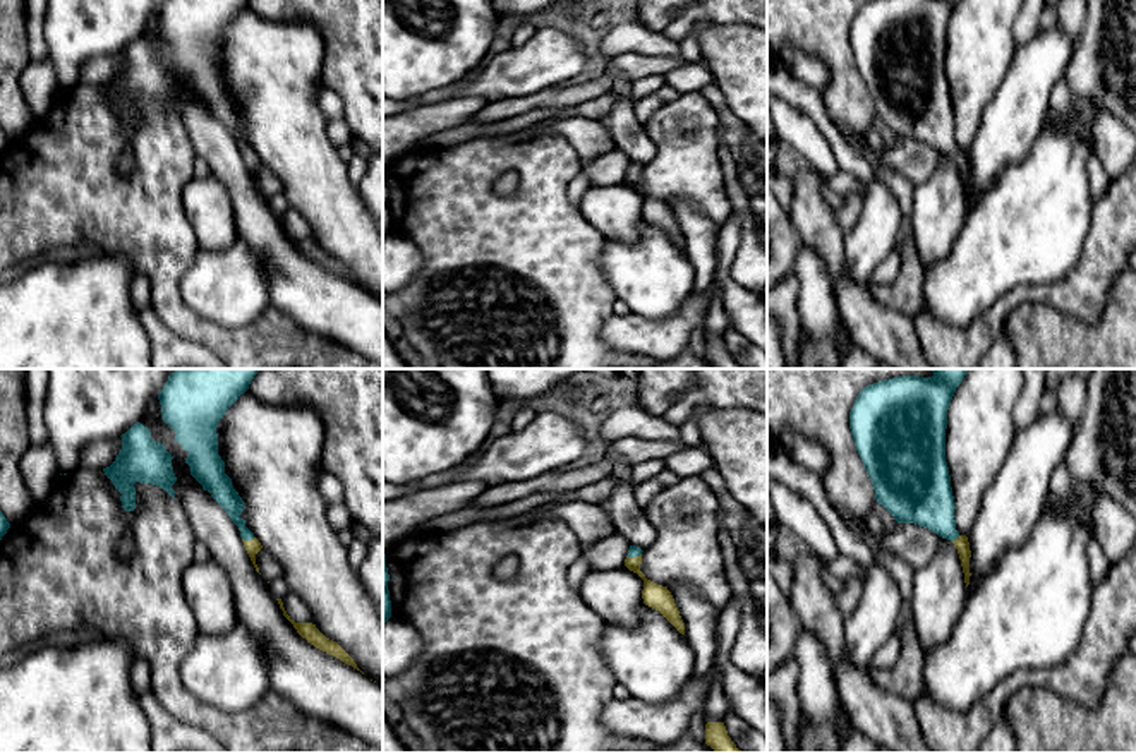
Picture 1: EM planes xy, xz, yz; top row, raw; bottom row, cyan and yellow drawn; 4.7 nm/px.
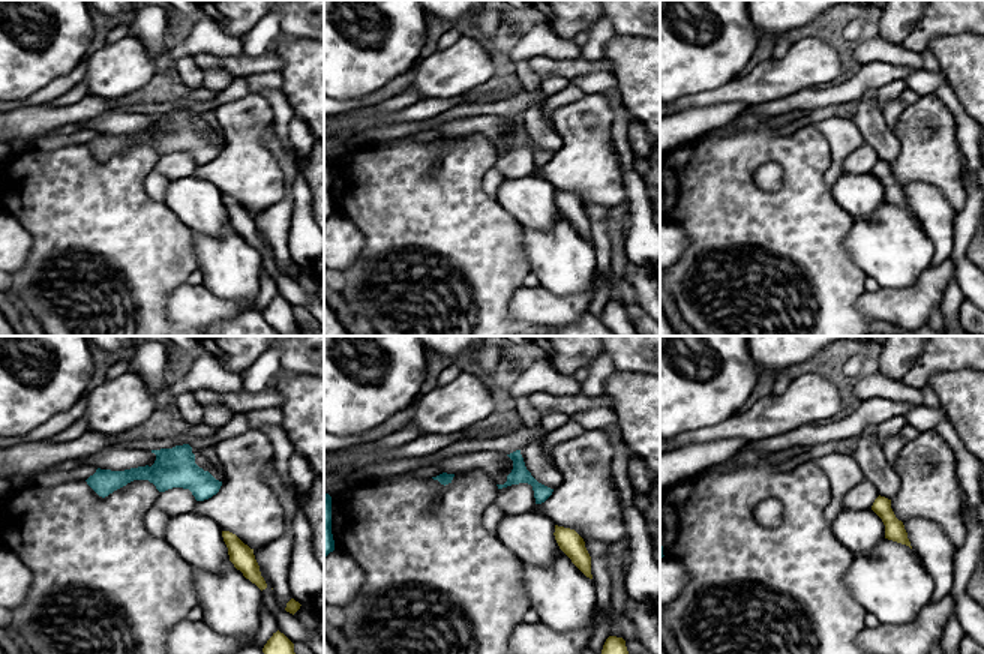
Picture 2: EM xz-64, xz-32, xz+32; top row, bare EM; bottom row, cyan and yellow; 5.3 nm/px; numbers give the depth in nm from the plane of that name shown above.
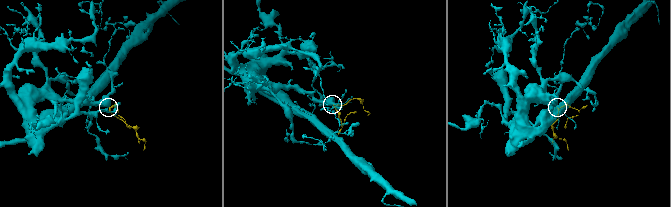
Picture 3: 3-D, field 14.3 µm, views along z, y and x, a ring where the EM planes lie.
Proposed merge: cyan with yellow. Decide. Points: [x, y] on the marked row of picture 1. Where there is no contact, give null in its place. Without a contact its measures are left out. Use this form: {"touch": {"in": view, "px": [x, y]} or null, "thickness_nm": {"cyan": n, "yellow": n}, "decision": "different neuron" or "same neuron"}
{"touch": {"in": "xy", "px": [247, 539]}, "thickness_nm": {"cyan": 100, "yellow": 70}, "decision": "same neuron"}

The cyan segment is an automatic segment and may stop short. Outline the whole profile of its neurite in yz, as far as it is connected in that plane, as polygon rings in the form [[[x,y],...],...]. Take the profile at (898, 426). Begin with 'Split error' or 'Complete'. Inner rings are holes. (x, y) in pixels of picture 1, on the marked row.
Split error. [[[932,369],[932,377],[899,376],[865,386],[849,412],[856,451],[875,501],[897,523],[915,523],[958,549],[970,585],[970,542],[956,530],[946,461],[947,410],[968,369]]]

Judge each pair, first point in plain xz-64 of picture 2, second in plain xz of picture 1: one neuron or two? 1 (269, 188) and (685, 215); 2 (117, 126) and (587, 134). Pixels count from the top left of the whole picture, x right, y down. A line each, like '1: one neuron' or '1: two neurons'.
1: two neurons
2: one neuron

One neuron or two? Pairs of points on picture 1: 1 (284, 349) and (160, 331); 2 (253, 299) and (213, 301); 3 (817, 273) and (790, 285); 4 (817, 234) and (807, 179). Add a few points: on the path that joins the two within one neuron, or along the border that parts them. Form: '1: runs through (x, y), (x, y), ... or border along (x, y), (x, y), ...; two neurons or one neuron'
1: border along (150, 302), (155, 314), (169, 328), (211, 350); two neurons
2: runs through (242, 299), (223, 299); one neuron
3: border along (793, 275), (797, 282), (798, 318), (802, 321); two neurons
4: runs through (814, 220), (807, 208), (807, 192); one neuron

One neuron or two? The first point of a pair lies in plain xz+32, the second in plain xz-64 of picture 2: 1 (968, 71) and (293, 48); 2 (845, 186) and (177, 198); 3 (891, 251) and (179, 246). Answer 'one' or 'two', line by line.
1: one
2: one
3: two

